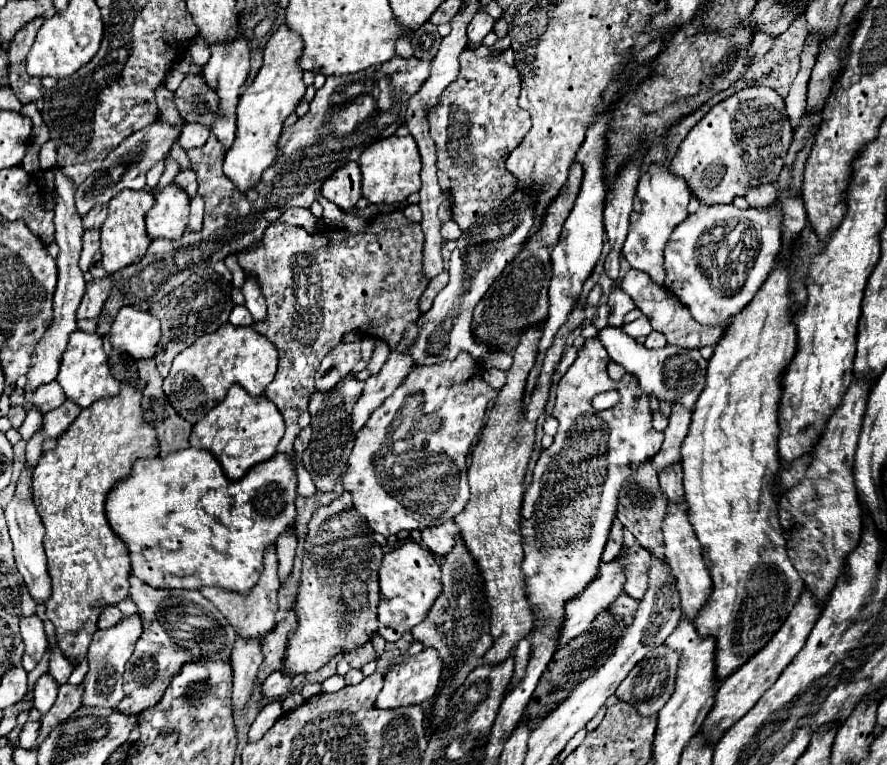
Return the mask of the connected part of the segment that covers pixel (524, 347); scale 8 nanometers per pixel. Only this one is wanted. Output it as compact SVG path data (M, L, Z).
M581 305L575 307L571 317L567 319L567 325L559 329L555 343L545 355L543 371L539 375L539 381L533 389L533 397L527 409L521 407L523 387L529 375L529 369L535 363L537 353L537 341L539 341L539 327L527 329L523 333L515 353L513 353L513 365L507 371L507 383L497 395L497 401L493 409L489 411L487 423L481 431L481 437L471 453L471 465L469 465L469 487L471 497L463 509L455 517L455 523L461 529L461 539L471 553L471 557L477 563L477 569L483 579L485 597L491 611L491 637L493 645L487 649L487 653L481 657L485 665L495 665L507 659L511 649L515 647L515 641L521 641L527 633L533 631L535 625L535 613L531 609L531 603L525 595L525 577L521 571L523 563L523 541L519 531L519 517L521 517L521 501L523 501L523 477L527 469L527 461L533 451L535 443L535 421L543 413L543 407L549 399L549 385L551 385L551 373L555 371L561 355L565 337L569 331L573 331L581 321L585 319Z

